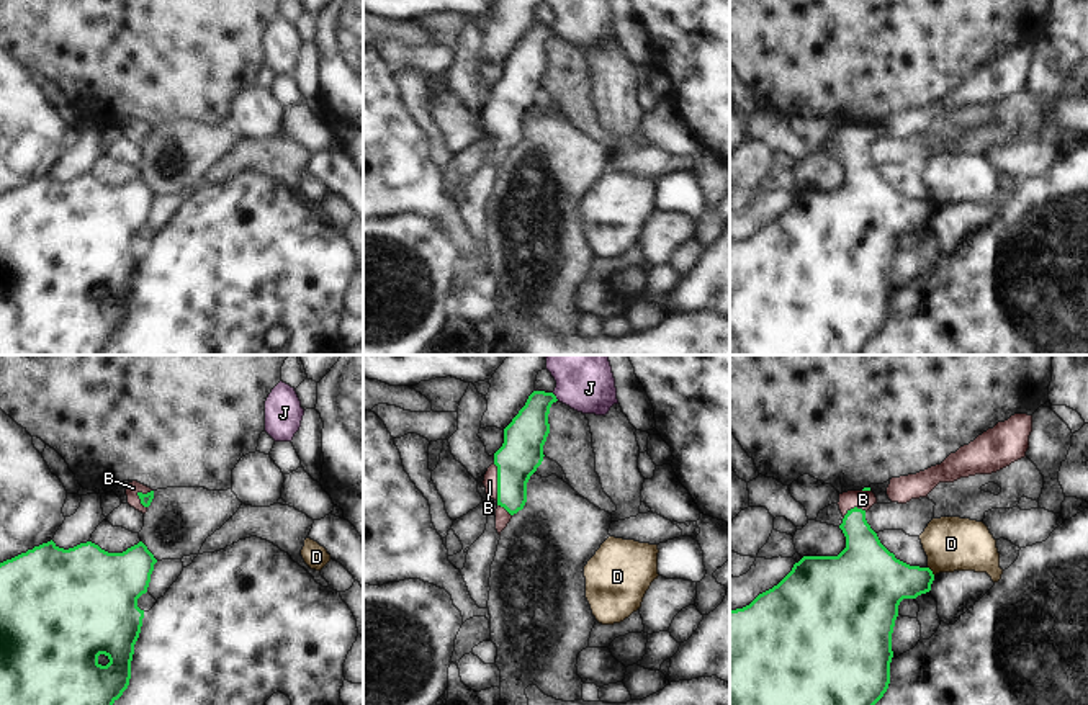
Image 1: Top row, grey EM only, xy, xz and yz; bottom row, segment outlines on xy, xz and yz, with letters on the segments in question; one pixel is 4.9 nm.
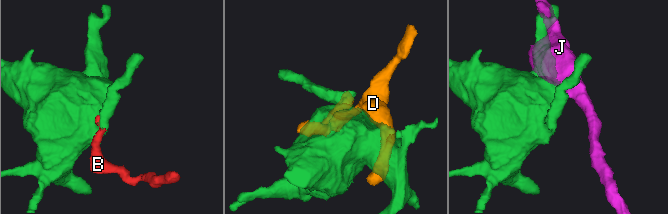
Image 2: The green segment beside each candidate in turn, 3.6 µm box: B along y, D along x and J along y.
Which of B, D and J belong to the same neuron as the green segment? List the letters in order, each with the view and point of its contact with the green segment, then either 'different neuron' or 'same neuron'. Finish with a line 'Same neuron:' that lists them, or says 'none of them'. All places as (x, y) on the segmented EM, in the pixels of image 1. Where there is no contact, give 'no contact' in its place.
B: meets green in xz at (498, 481); same neuron
D: meets green in yz at (931, 571); different neuron
J: meets green in xz at (555, 396); different neuron
Same neuron: B

